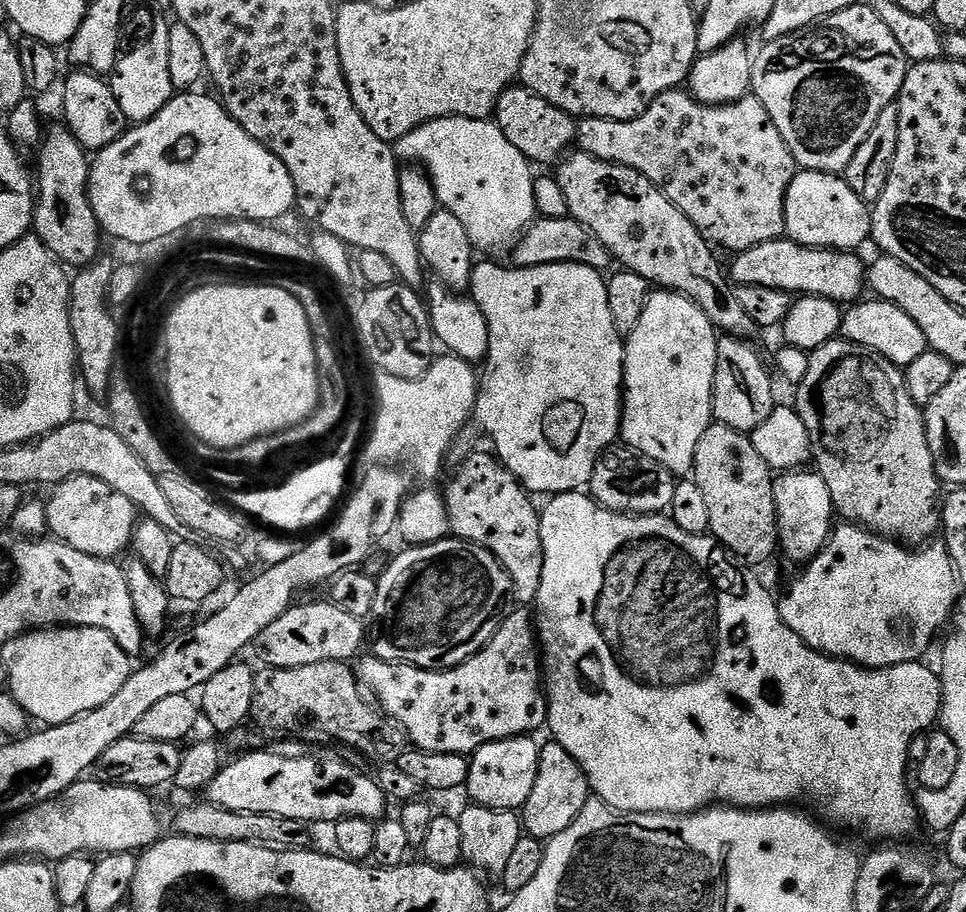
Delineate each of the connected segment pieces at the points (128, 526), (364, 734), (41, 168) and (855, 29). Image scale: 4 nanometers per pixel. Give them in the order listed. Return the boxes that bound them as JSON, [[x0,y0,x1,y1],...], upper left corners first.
[[46,476,138,561],[250,660,410,766],[32,122,102,270],[751,2,910,173]]

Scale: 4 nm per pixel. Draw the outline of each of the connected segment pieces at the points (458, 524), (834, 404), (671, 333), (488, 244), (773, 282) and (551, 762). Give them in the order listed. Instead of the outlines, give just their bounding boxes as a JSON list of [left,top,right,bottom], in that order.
[[442,451,544,606],[794,338,942,546],[620,290,718,478],[394,116,537,253],[730,238,866,306],[522,742,590,842]]

